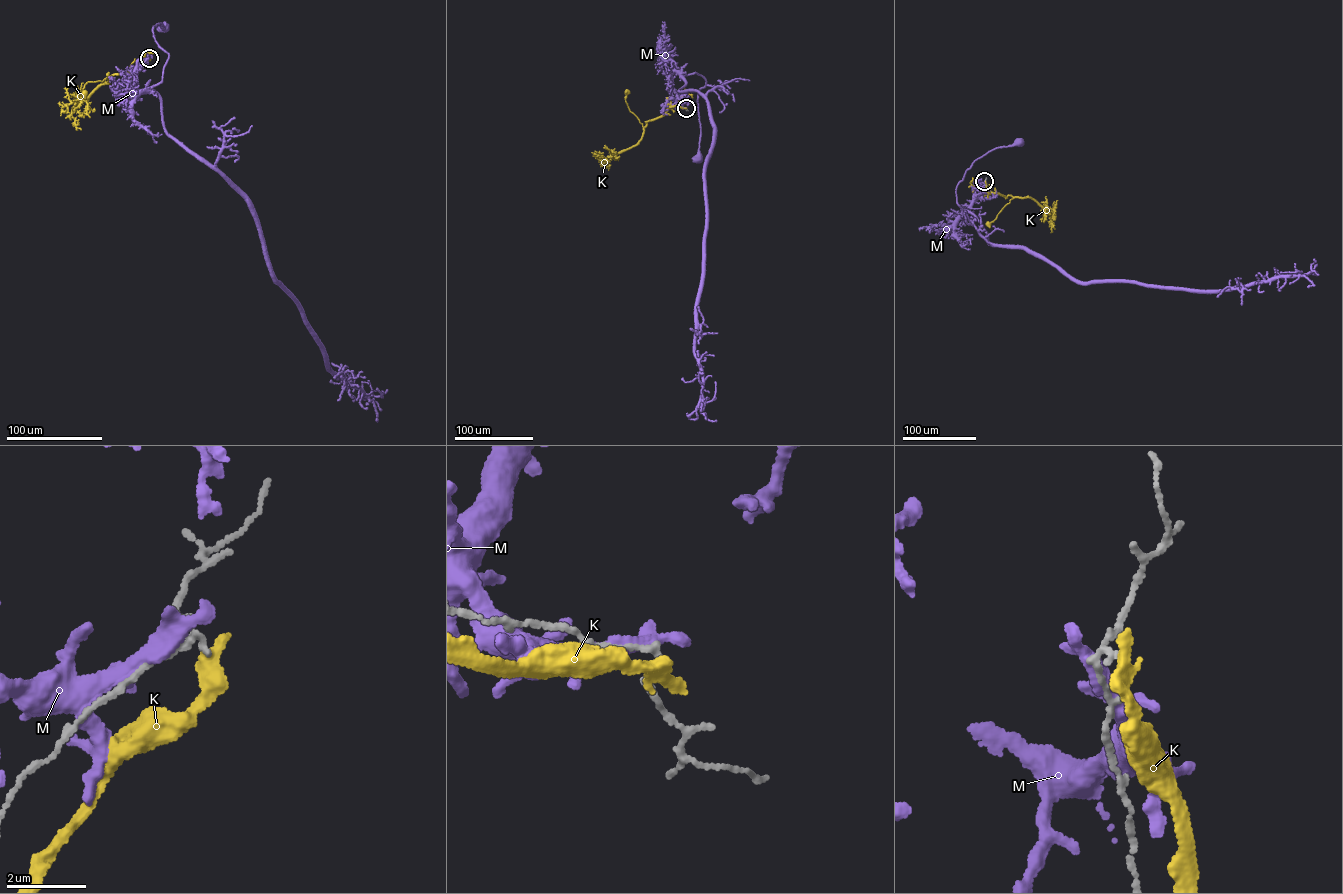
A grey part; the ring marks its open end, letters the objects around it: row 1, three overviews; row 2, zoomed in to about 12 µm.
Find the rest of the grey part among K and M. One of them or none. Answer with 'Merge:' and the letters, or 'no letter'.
Merge: no letter

